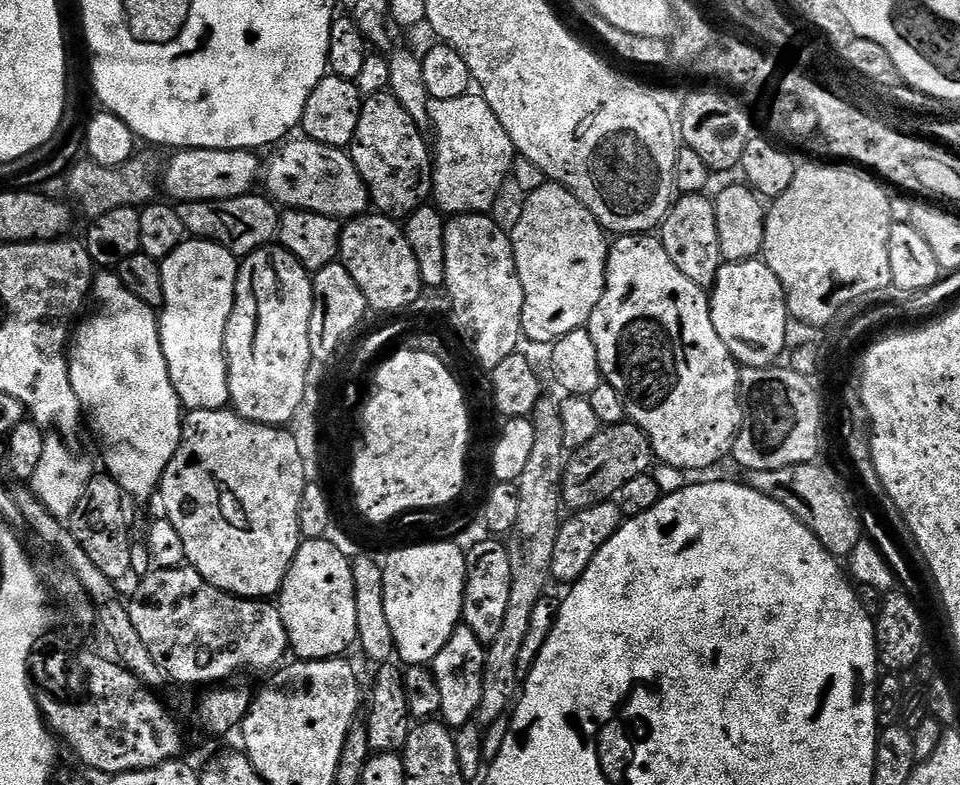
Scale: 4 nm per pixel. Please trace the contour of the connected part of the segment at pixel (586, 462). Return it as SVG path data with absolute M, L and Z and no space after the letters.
M625 422L601 427L600 432L594 434L594 438L590 438L590 442L586 442L586 446L575 449L567 457L564 466L564 483L562 485L563 503L567 507L569 504L569 509L579 510L611 501L622 490L626 482L647 473L653 467L653 464L652 444L648 440L648 435L639 426L631 422Z

